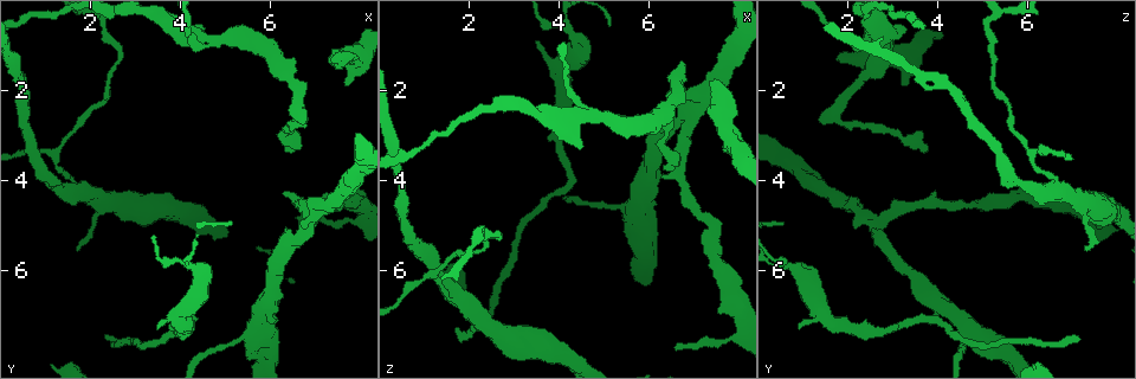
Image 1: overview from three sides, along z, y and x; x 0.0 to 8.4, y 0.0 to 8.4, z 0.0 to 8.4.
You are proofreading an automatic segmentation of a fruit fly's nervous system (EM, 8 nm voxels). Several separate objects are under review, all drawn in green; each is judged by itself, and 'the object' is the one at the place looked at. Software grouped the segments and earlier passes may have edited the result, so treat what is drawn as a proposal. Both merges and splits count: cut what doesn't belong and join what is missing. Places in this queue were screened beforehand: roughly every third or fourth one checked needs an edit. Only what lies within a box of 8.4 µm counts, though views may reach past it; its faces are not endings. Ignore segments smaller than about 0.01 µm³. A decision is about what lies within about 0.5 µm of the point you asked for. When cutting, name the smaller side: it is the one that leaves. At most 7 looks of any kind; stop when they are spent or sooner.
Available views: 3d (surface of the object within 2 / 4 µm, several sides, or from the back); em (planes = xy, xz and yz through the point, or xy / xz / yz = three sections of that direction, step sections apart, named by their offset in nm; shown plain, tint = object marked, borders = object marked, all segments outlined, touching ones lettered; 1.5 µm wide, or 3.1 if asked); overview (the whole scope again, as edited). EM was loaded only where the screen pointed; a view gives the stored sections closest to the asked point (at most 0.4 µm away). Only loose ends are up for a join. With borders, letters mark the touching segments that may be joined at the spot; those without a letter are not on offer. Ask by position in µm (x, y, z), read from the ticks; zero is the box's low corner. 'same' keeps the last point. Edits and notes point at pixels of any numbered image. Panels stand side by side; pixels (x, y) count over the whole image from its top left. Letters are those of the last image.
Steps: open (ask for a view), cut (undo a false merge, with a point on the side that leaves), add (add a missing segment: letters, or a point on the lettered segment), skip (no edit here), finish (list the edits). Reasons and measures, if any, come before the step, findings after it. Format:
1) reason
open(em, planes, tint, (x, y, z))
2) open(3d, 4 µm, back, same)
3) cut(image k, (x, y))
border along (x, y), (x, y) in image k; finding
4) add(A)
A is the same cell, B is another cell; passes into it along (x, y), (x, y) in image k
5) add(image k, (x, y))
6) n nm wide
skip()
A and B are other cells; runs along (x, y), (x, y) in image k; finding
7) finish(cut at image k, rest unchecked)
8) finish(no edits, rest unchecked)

two arms at a narrow angle
open(em, xy, step 4, tint, (1.80, 4.25, 6.65))

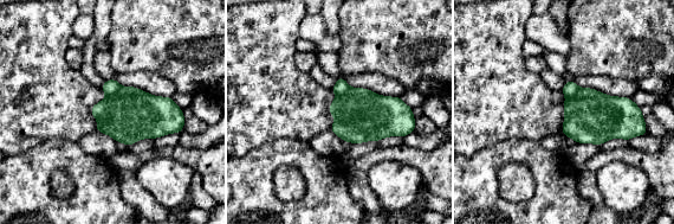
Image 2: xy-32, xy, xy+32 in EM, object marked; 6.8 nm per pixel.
open(em, planes, tint, same)

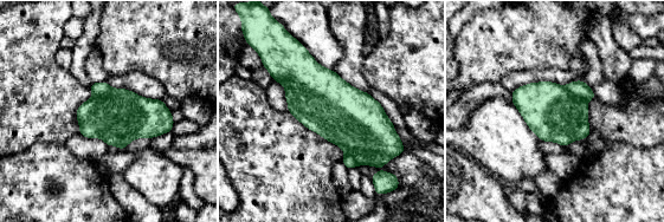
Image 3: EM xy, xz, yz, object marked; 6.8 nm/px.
open(em, planes, borders, same)

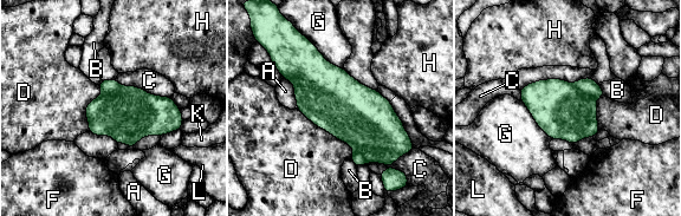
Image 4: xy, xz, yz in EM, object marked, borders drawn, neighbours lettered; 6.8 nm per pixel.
cut(image 4, (588, 86))
A, B, C, D, F, G, H, K and L are other cells; border along (572, 84), (579, 91), (595, 98) in image 4; two neurons meet here

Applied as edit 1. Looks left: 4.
open(overview)

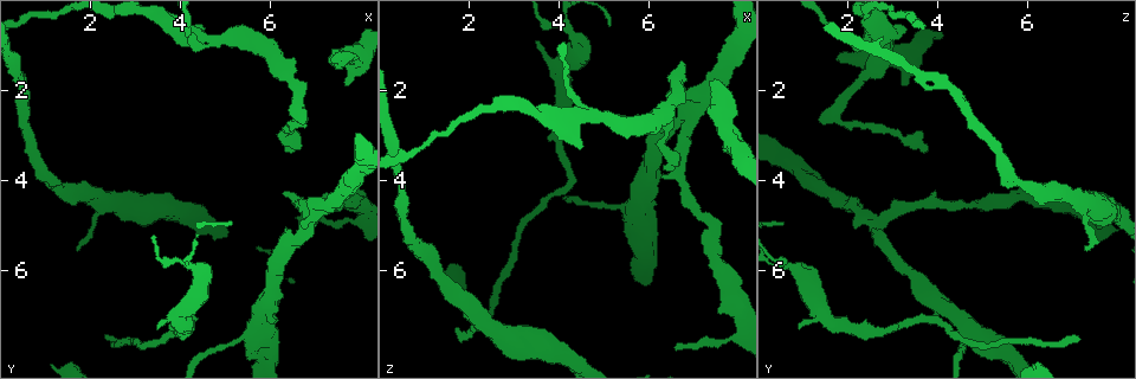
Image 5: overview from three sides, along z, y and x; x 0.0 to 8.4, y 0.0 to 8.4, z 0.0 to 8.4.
thin end
open(3d, 4 µm, (2.45, 7.55, 7.15))

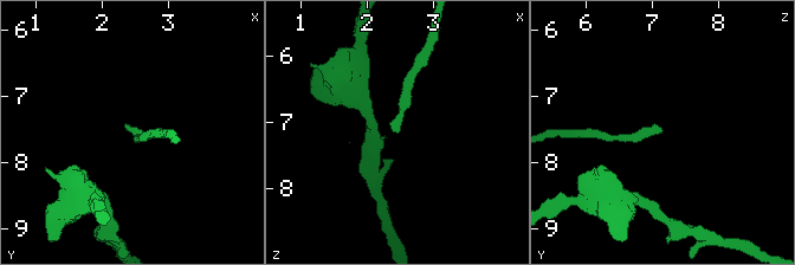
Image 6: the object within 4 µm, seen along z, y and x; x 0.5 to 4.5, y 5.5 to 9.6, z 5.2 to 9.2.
now the EM
open(em, planes, tint, (2.40, 7.60, 7.15))

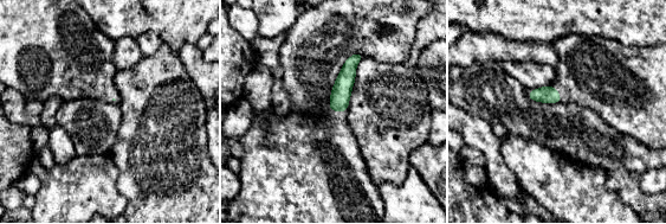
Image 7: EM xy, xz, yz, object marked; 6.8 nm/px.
see the neighbours
open(em, planes, borders, same)

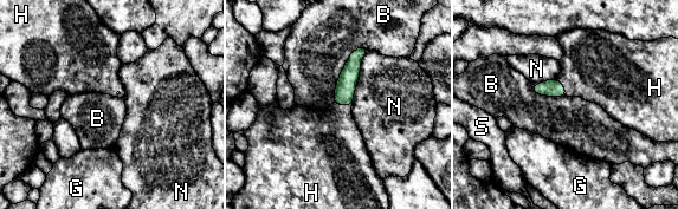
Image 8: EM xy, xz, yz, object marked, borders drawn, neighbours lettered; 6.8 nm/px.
add(H)
H is the same cell, B, G, N and S are other cells; it goes on there

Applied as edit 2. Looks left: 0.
finish(cut at image 4, add at image 8, rest unchecked)

